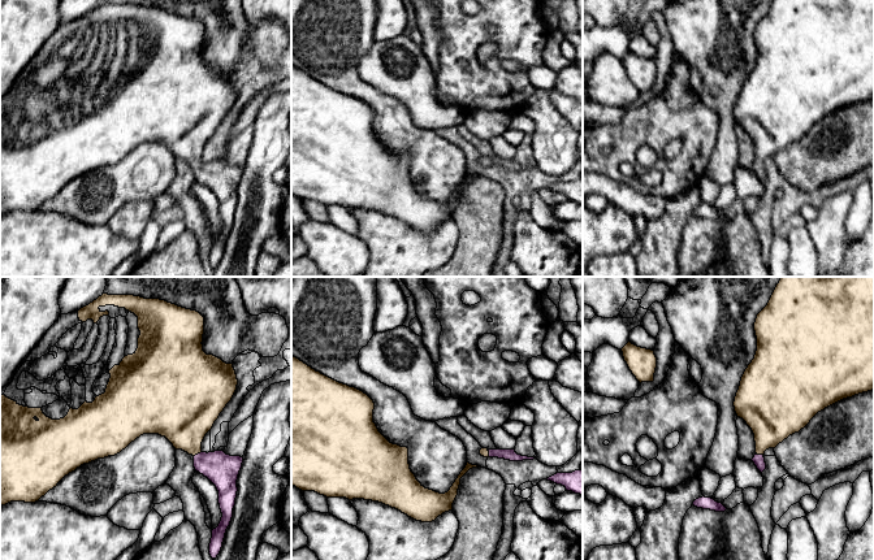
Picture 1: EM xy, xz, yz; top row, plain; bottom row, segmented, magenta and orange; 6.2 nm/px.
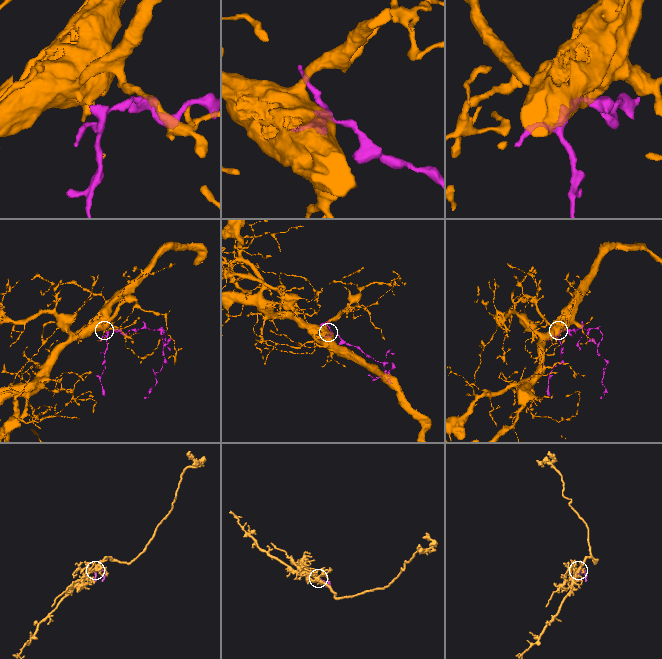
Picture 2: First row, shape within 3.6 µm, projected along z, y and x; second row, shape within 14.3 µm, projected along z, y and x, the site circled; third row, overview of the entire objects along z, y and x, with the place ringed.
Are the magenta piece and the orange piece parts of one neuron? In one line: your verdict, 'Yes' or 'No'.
Yes

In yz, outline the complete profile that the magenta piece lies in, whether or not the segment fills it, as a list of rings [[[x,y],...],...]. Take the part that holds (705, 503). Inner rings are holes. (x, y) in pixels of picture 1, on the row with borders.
[[[705,496],[696,499],[692,505],[715,512],[724,512],[727,509],[722,503],[718,503],[714,499]]]

